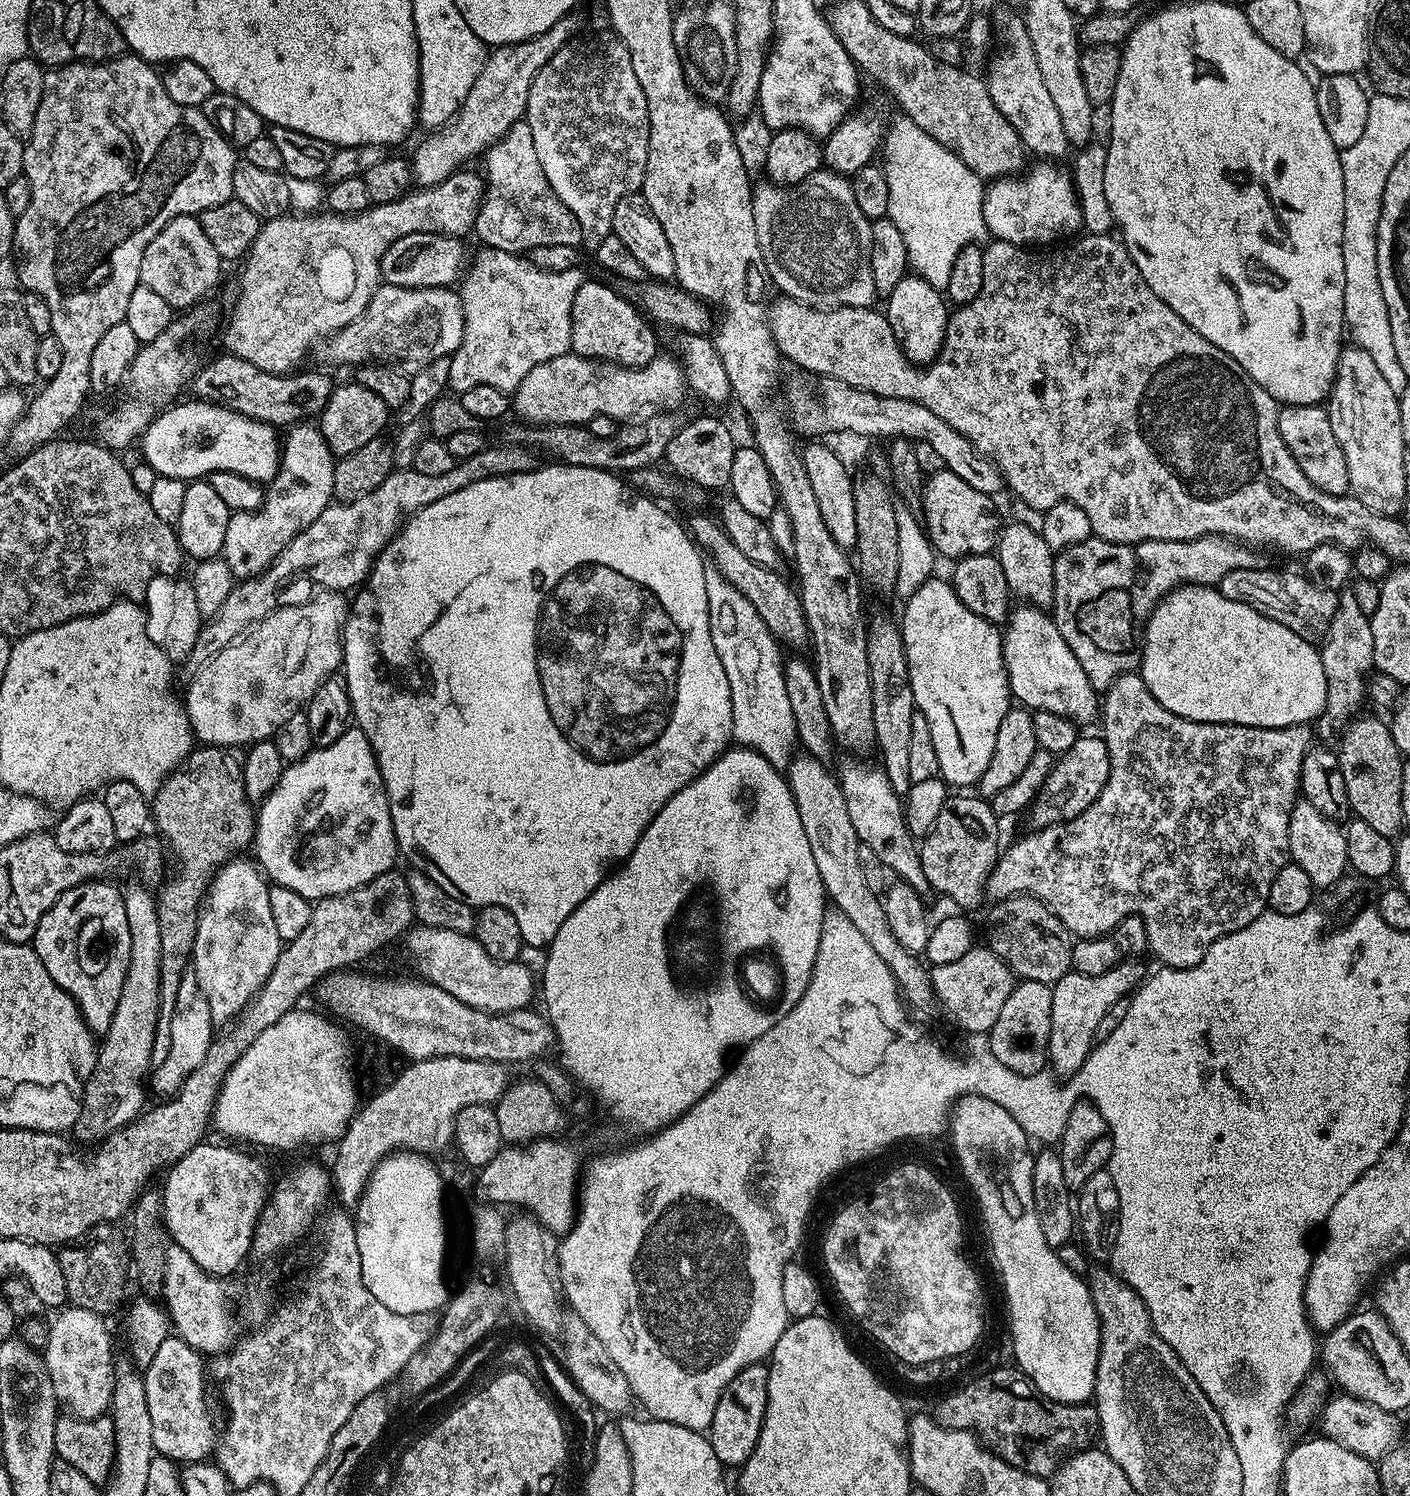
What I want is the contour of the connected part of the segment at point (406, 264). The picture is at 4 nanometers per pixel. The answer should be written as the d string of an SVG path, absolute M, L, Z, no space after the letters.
M406 234L406 238L398 238L398 242L382 254L380 279L385 284L403 288L446 288L455 285L465 275L470 260L470 252L464 249L464 242L458 236Z

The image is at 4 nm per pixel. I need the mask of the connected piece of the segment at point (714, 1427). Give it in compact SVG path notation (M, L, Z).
M764 1362L738 1370L730 1386L722 1390L722 1398L718 1398L718 1406L714 1406L714 1418L706 1435L724 1466L739 1469L748 1461L750 1454L754 1454L754 1446L758 1446L758 1434L762 1434L762 1422L766 1418L767 1401L768 1364Z

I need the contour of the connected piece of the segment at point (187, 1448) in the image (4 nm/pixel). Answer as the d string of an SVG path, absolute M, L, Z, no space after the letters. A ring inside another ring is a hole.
M170 1334L166 1338L166 1342L162 1342L162 1346L158 1346L158 1351L154 1353L154 1358L150 1358L150 1362L146 1365L142 1372L144 1385L146 1386L146 1406L150 1406L150 1423L154 1425L154 1446L156 1452L161 1456L165 1456L167 1460L175 1460L177 1462L204 1462L215 1453L218 1443L218 1428L212 1425L212 1416L208 1413L208 1392L204 1389L204 1380L206 1384L206 1360L199 1352L195 1352L191 1346L183 1340L182 1337Z

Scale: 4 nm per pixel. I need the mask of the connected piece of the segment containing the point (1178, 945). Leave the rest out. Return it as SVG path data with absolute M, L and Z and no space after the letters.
M1128 672L1117 678L1102 696L1102 720L1104 716L1104 732L1102 738L1106 742L1106 750L1110 754L1110 778L1106 778L1106 786L1102 786L1102 794L1082 810L1073 820L1065 820L1062 824L1051 824L1048 828L1029 831L1025 840L1003 849L994 870L988 879L986 896L989 901L1009 900L1012 896L1030 895L1041 900L1045 906L1076 938L1103 936L1111 932L1122 918L1137 916L1142 918L1148 935L1148 952L1160 959L1161 965L1170 968L1189 968L1198 962L1210 950L1218 938L1229 936L1232 932L1250 926L1268 908L1270 885L1273 884L1278 870L1290 863L1288 855L1288 827L1290 814L1296 805L1300 790L1300 771L1302 758L1306 758L1309 748L1313 747L1312 728L1307 724L1286 726L1285 728L1255 728L1241 724L1211 724L1210 722L1194 722L1182 718L1178 714L1170 714L1150 690L1146 690L1146 682L1136 672Z

